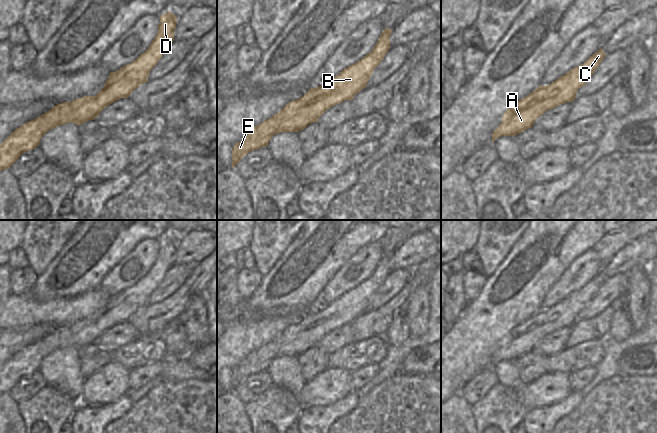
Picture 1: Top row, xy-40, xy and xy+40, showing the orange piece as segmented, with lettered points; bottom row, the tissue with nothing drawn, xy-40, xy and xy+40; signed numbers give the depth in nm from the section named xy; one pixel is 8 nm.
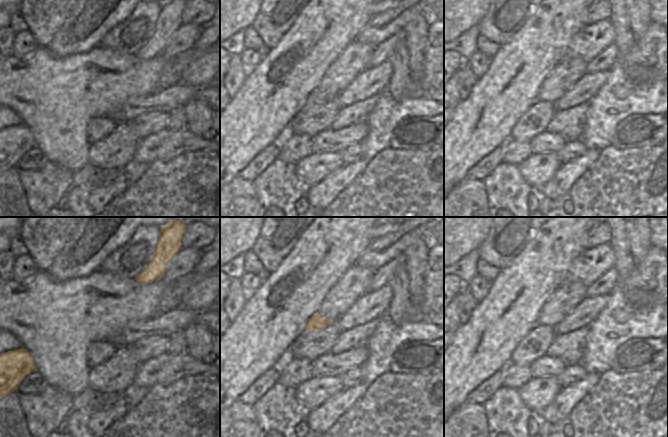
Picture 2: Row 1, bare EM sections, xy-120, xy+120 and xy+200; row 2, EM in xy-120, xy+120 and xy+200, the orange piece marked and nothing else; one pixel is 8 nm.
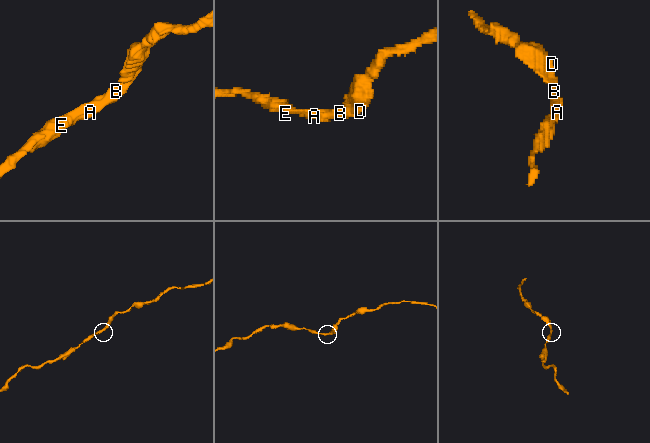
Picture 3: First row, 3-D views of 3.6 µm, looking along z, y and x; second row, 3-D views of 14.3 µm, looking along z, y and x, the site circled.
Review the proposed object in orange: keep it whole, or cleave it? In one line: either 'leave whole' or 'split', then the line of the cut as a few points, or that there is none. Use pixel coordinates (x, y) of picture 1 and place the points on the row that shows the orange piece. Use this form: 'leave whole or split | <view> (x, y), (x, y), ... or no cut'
leave whole | no cut

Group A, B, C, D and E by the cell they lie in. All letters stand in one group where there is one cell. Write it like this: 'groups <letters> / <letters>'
groups A B C D E

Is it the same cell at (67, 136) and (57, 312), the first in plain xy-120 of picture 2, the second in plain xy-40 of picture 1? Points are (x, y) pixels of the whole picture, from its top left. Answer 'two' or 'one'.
one

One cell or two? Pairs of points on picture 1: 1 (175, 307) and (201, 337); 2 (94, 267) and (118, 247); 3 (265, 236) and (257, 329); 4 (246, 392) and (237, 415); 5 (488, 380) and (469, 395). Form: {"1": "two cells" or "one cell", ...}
{"1": "two cells", "2": "one cell", "3": "two cells", "4": "two cells", "5": "one cell"}

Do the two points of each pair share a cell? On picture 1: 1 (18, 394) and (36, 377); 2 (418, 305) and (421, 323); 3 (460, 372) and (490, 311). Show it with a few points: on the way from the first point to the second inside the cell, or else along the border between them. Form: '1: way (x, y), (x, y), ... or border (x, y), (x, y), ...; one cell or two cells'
1: way (22, 391), (32, 381); one cell
2: way (417, 309), (417, 319); one cell
3: way (460, 357), (482, 326); one cell

